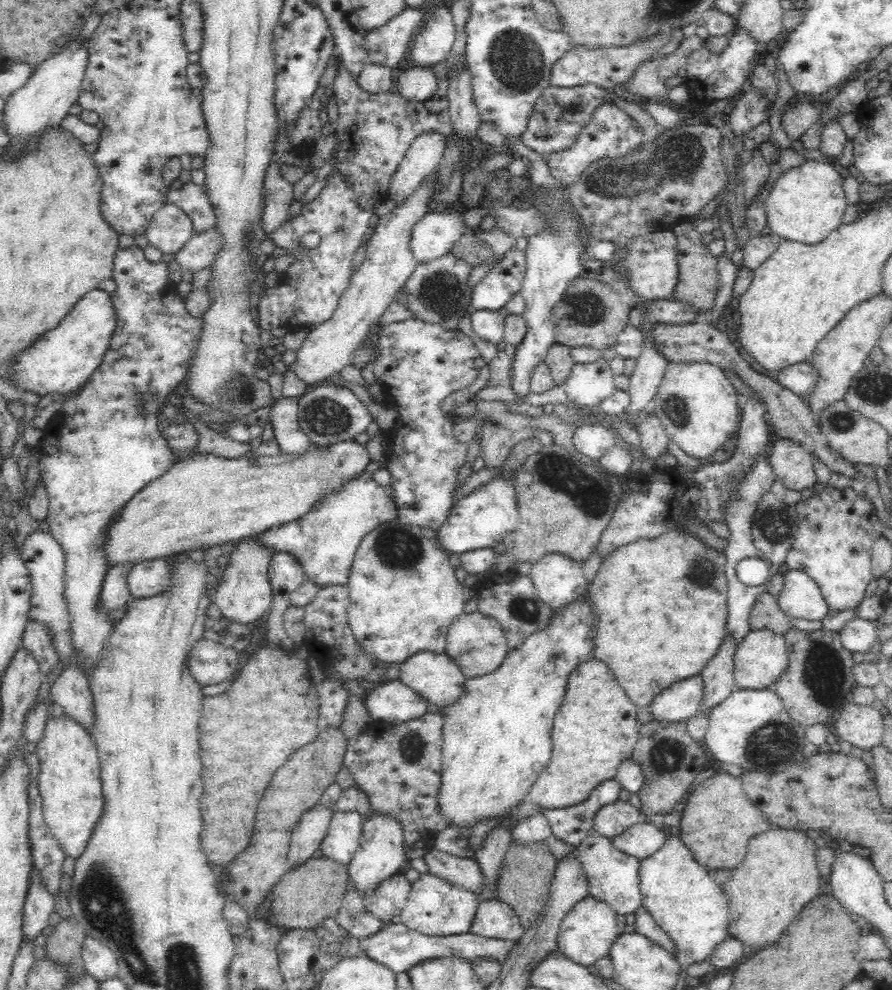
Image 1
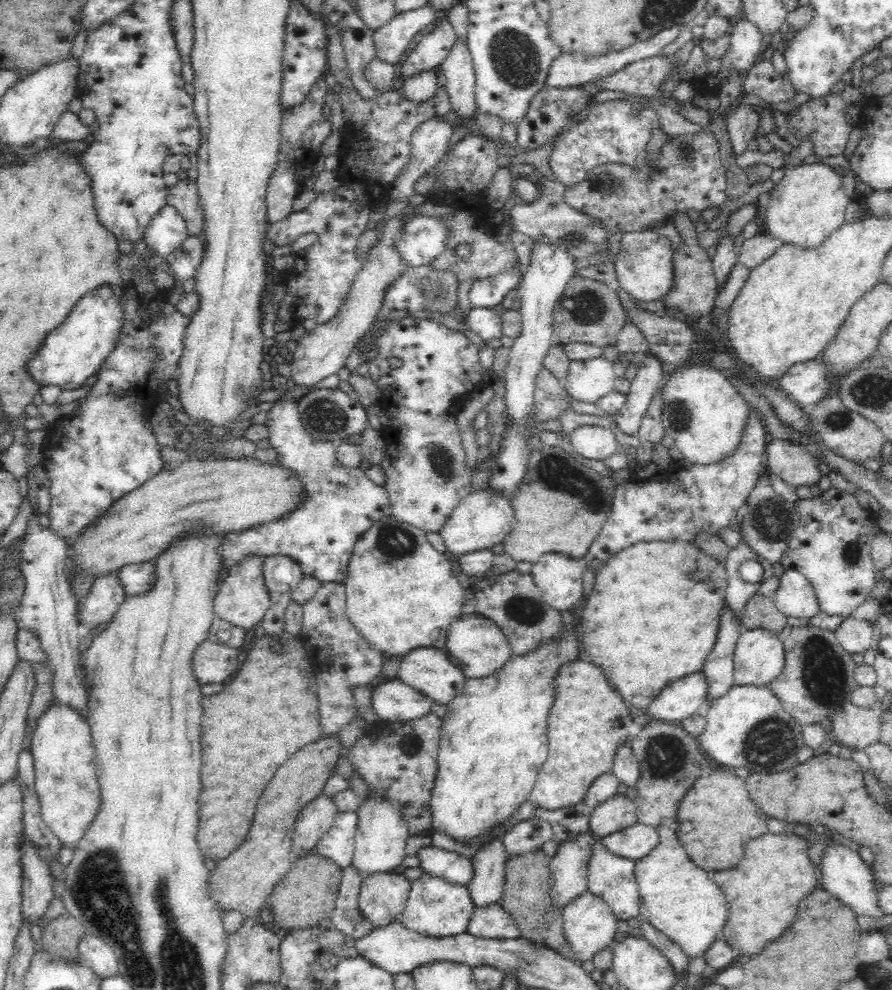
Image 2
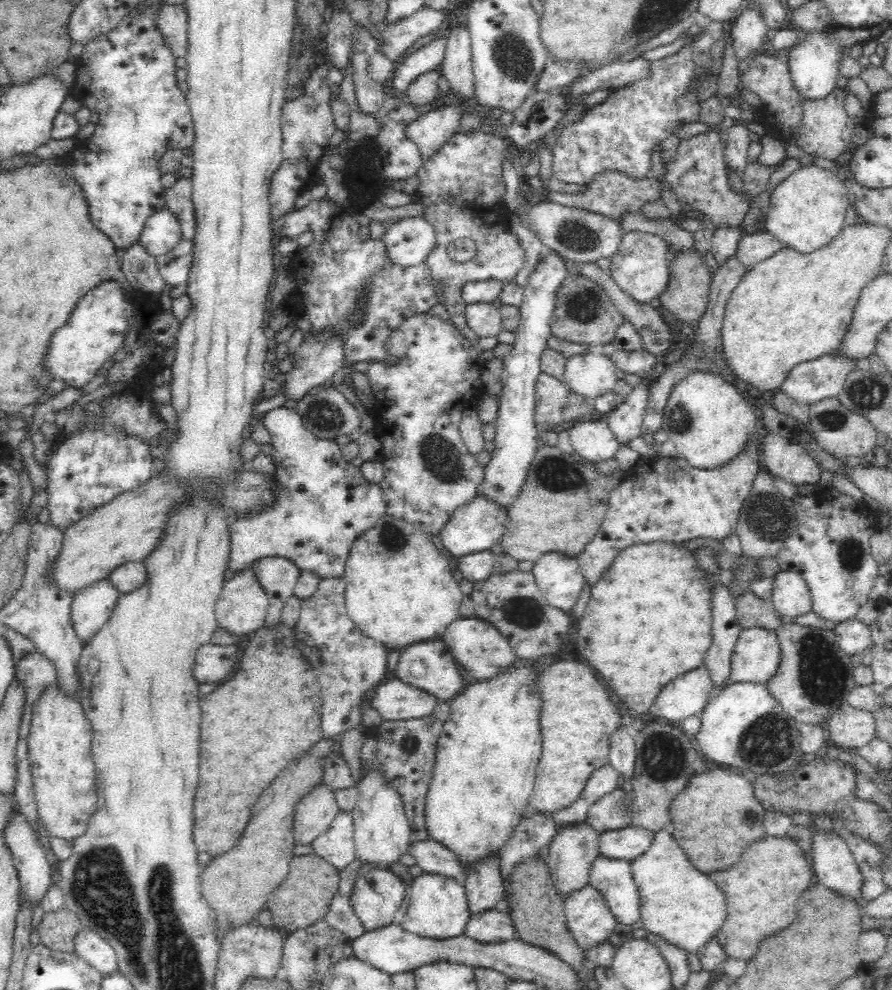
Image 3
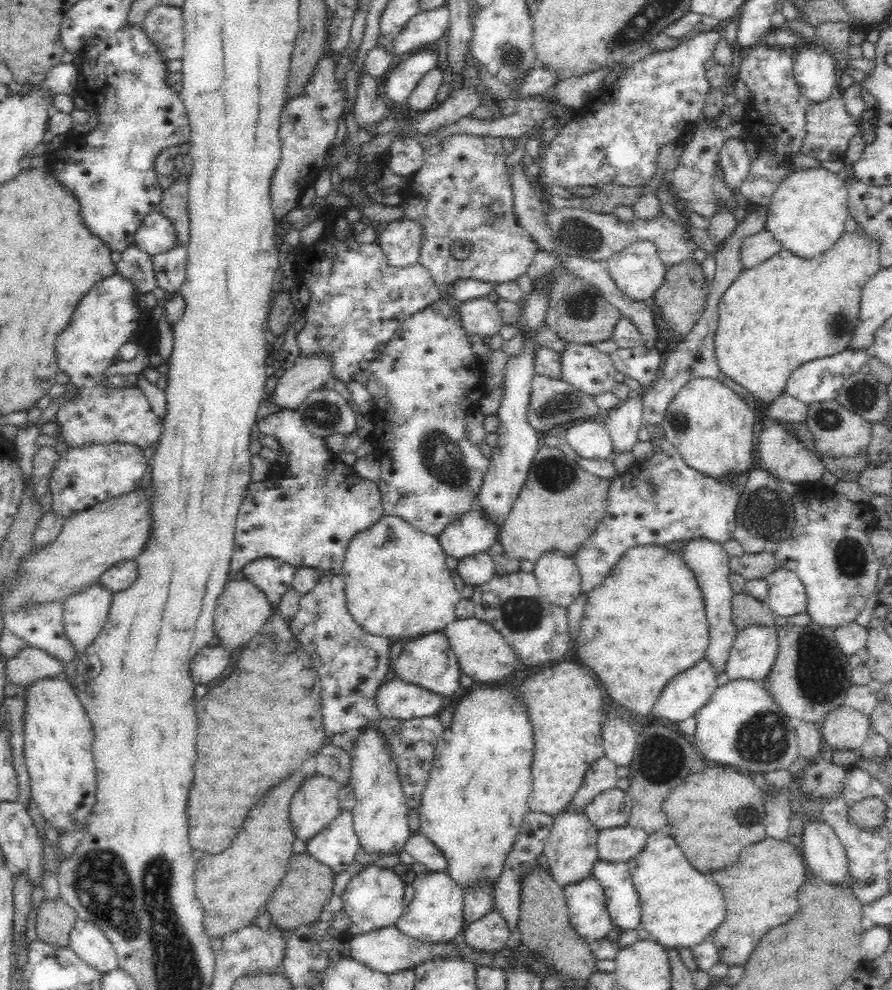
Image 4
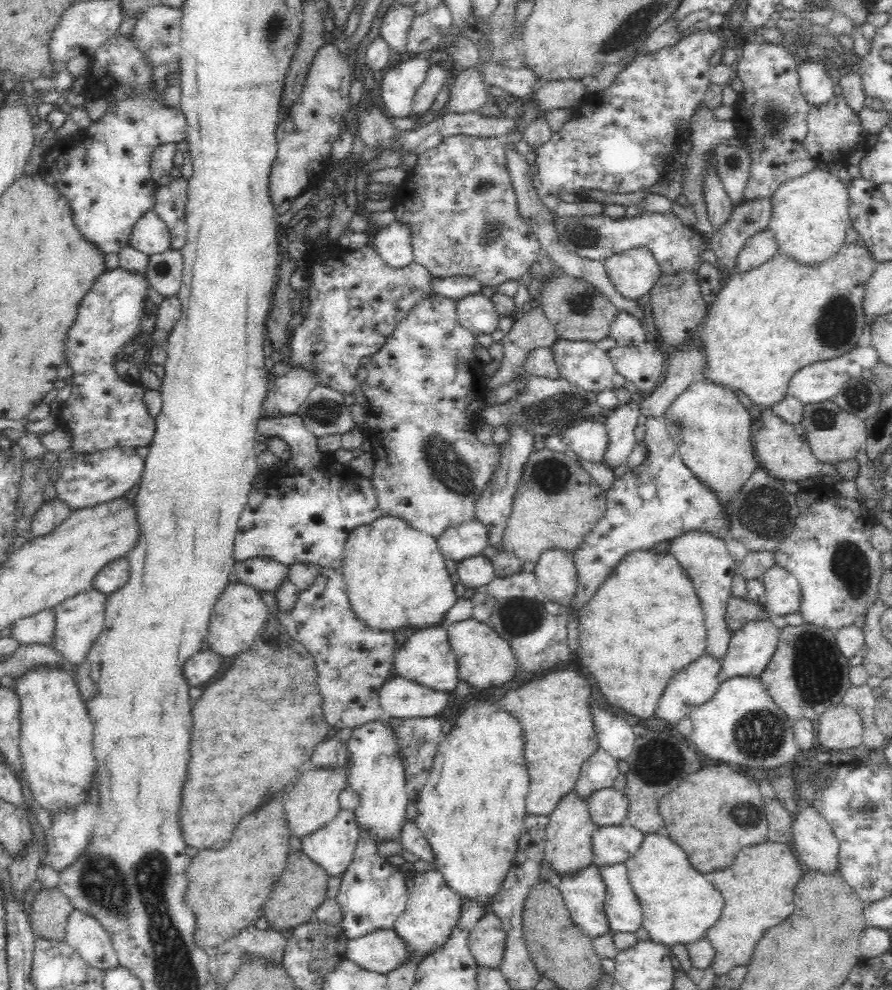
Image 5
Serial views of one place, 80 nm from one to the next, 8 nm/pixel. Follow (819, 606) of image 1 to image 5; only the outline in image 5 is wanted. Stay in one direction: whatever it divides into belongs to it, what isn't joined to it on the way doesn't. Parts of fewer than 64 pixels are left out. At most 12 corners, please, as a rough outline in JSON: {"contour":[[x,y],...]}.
{"contour":[[774,564],[760,580],[773,617],[798,611],[794,574]]}

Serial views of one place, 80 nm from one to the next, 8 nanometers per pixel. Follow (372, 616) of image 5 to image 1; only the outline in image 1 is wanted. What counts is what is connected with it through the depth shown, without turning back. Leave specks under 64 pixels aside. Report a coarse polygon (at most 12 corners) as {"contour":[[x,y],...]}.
{"contour":[[388,521],[356,548],[350,628],[377,662],[442,654],[449,553]]}

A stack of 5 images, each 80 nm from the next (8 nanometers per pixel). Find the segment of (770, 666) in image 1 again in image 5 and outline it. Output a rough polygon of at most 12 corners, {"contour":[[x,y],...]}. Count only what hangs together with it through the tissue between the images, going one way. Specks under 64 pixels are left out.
{"contour":[[771,619],[733,631],[720,661],[721,682],[760,677],[778,646]]}

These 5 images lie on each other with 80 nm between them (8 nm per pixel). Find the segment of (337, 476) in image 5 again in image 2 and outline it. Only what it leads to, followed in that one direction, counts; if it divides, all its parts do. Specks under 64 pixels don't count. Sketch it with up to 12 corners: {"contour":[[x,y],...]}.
{"contour":[[270,408],[276,464],[304,498],[224,535],[221,572],[284,555],[342,583],[355,542],[391,515],[388,493],[301,424]]}

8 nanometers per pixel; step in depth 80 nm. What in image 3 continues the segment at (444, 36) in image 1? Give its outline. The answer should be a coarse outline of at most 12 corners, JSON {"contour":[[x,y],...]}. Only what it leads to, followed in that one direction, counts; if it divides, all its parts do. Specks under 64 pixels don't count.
{"contour":[[432,39],[400,61],[391,86],[400,98],[445,56],[446,39]]}

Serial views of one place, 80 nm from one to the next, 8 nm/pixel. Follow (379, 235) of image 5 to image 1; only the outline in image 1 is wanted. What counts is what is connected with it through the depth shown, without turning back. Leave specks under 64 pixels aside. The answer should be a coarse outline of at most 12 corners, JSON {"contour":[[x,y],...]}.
{"contour":[[430,212],[412,226],[416,264],[448,253],[462,236],[462,212]]}

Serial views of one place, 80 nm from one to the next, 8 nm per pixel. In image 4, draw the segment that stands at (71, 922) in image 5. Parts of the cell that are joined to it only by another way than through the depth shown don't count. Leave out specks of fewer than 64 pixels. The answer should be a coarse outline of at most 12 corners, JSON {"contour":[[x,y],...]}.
{"contour":[[78,917],[69,948],[102,973],[119,967],[104,932]]}

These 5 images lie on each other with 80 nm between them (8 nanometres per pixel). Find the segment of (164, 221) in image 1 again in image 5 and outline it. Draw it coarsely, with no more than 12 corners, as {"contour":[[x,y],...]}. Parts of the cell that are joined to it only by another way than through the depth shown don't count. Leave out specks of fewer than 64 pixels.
{"contour":[[151,208],[128,244],[147,255],[170,249],[168,227]]}

